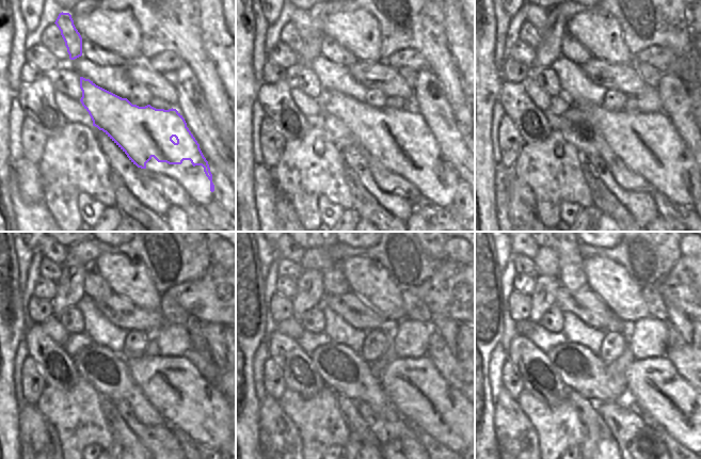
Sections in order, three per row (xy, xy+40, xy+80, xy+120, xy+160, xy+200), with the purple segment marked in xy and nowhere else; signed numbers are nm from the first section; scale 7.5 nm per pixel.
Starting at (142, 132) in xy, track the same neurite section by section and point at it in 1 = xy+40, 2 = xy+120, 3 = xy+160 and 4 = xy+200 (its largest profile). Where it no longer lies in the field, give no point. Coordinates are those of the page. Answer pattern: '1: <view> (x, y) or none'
1: xy+40 (383, 132)
2: xy+120 (175, 378)
3: xy+160 (416, 380)
4: xy+200 (655, 380)

